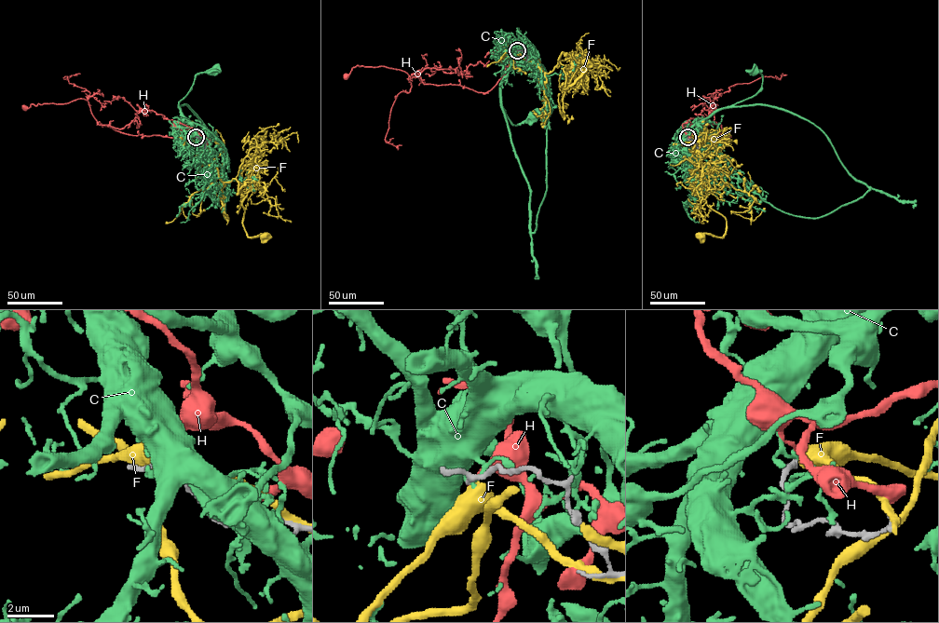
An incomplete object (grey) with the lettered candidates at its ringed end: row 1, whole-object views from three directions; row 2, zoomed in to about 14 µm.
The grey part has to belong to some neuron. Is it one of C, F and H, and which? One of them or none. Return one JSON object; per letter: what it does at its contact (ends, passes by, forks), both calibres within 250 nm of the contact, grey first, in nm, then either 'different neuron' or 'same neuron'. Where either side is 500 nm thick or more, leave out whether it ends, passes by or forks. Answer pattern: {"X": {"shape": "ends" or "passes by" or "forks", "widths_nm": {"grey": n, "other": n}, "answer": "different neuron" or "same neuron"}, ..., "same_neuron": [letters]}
{"C": {"shape": "ends", "widths_nm": {"grey": 200, "other": 200}, "answer": "different neuron"}, "F": {"widths_nm": {"grey": 200, "other": 700}, "answer": "different neuron"}, "H": {"shape": "ends", "widths_nm": {"grey": 200, "other": 150}, "answer": "different neuron"}, "same_neuron": []}

